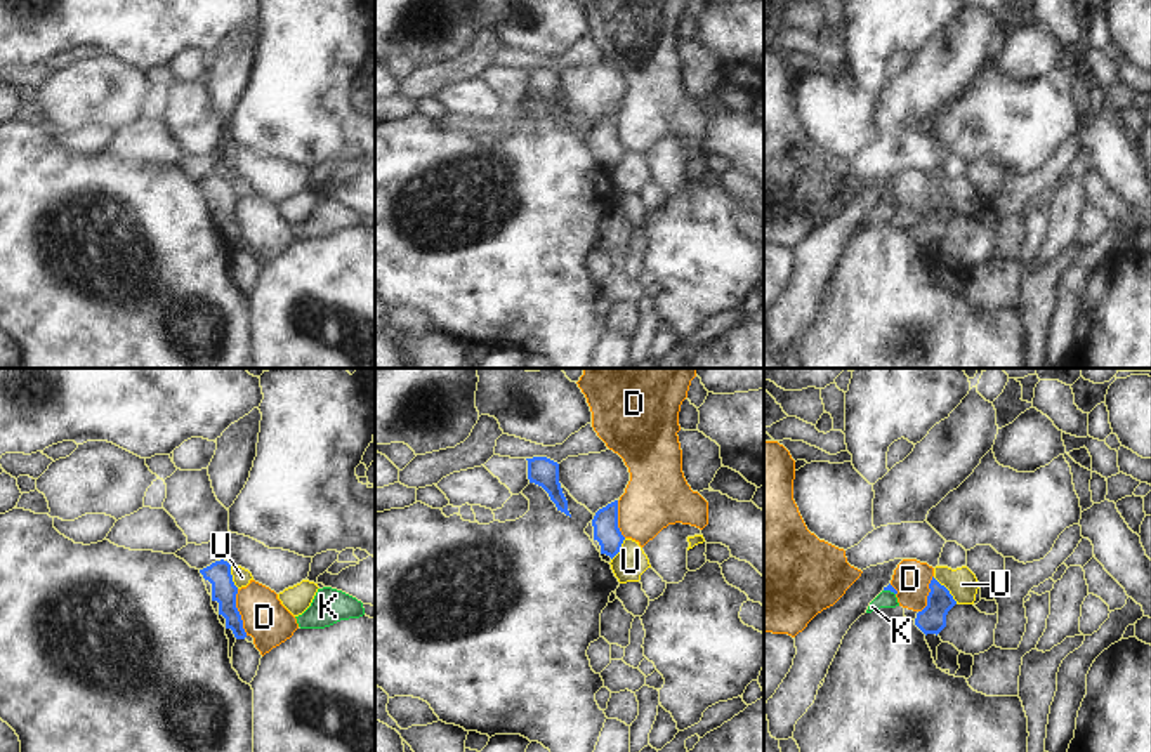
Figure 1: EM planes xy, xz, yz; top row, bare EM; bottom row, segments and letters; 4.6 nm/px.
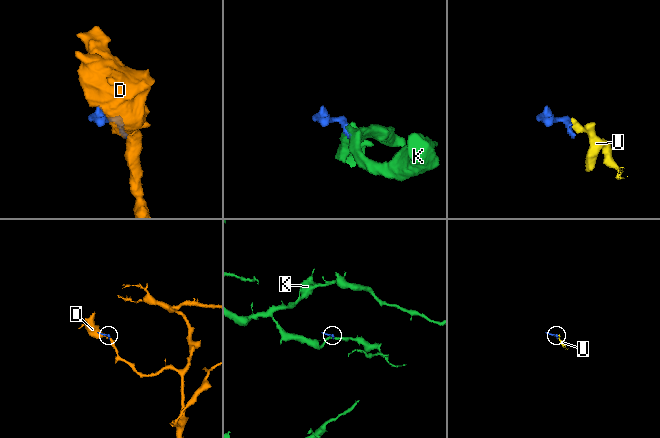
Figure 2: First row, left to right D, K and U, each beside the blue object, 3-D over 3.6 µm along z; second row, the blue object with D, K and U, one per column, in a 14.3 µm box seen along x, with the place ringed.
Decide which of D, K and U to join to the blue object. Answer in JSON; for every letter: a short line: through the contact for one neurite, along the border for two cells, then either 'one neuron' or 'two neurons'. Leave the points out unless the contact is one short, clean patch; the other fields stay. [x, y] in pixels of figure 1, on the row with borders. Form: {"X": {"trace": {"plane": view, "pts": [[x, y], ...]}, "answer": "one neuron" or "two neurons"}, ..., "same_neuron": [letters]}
{"D": {"trace": {"plane": "xy", "pts": [[236, 589], [236, 610], [247, 634]]}, "answer": "two neurons"}, "K": {"trace": {"plane": "yz", "pts": [[889, 587], [889, 589], [886, 598]]}, "answer": "one neuron"}, "U": {"trace": {"plane": "yz", "pts": [[933, 577], [957, 603]]}, "answer": "two neurons"}, "same_neuron": ["K"]}

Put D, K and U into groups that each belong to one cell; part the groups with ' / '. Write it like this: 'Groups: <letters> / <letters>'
Groups: D / K / U.

